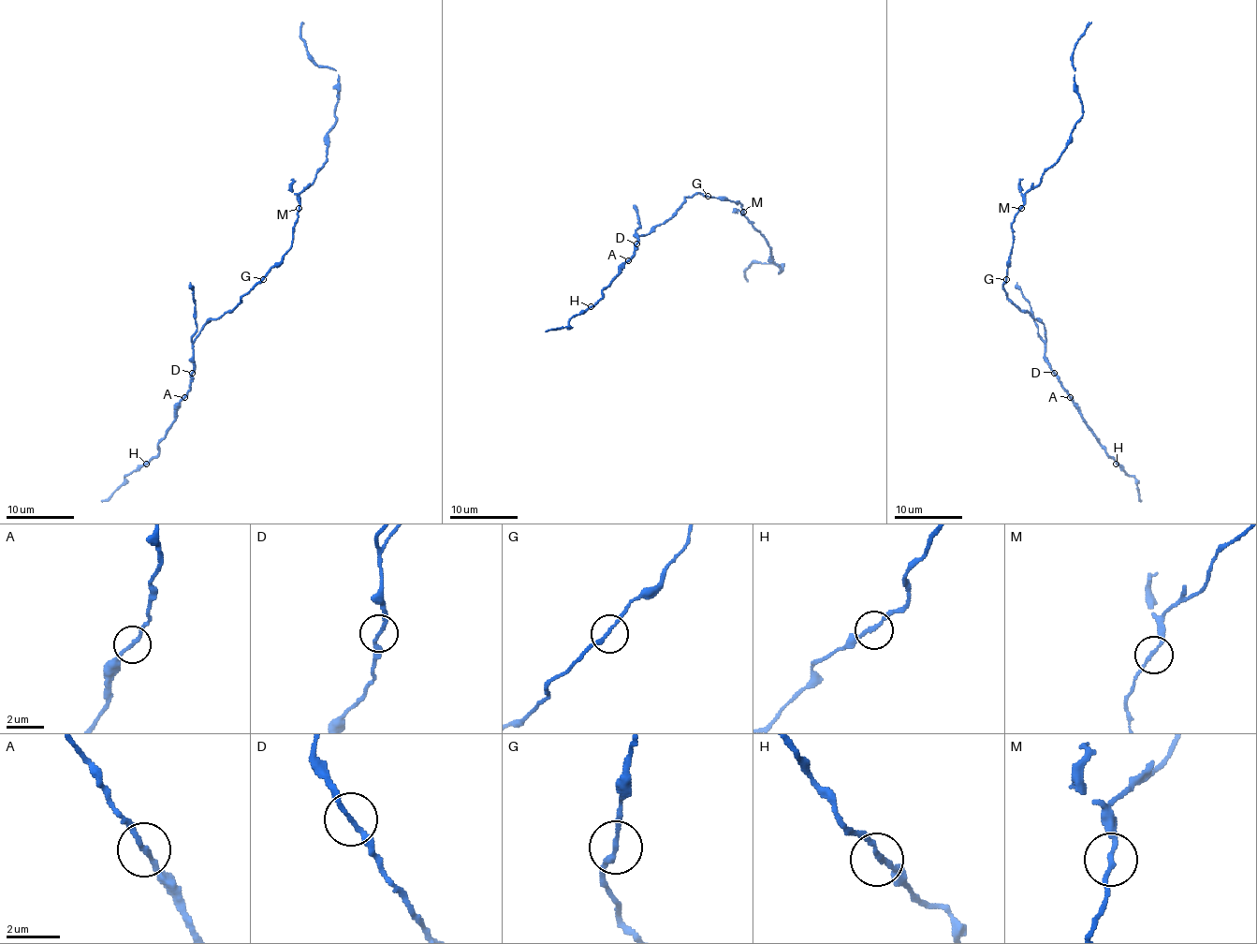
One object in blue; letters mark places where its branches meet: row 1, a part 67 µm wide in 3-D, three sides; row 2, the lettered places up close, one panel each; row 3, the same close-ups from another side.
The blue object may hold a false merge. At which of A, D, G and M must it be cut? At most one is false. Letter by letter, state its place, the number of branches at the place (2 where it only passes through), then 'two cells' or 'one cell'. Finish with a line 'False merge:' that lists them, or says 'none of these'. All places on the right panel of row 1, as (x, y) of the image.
A: place (1070, 397); branches 2; one cell
D: place (1054, 373); branches 2; one cell
G: place (1006, 279); branches 2; one cell
M: place (1021, 208); branches 2; one cell
False merge: none of these

